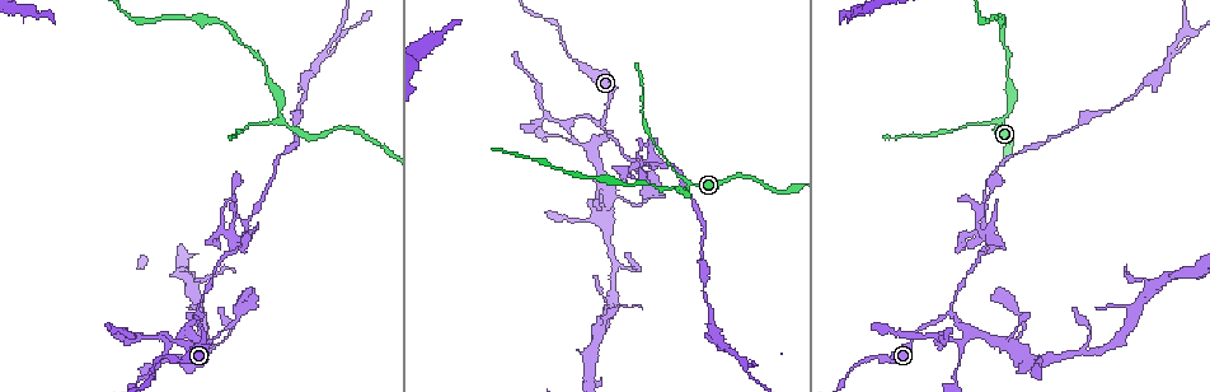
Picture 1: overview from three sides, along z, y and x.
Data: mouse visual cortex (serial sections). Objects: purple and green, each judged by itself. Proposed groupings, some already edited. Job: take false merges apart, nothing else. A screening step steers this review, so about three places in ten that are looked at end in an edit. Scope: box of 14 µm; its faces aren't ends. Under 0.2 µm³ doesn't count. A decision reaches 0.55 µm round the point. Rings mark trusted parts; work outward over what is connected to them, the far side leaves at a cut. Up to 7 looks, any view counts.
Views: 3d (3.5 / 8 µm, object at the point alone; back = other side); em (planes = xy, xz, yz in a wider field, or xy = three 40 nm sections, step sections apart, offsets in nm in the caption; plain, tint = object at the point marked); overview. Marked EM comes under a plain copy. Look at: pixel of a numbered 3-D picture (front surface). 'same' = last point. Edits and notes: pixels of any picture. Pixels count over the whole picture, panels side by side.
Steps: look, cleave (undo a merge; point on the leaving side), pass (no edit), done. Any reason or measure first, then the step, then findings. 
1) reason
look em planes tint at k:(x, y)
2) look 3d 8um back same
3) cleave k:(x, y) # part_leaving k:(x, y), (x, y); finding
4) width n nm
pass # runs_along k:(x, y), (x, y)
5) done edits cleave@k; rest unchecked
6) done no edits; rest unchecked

look 3d 3.5um at 1:(948, 315)

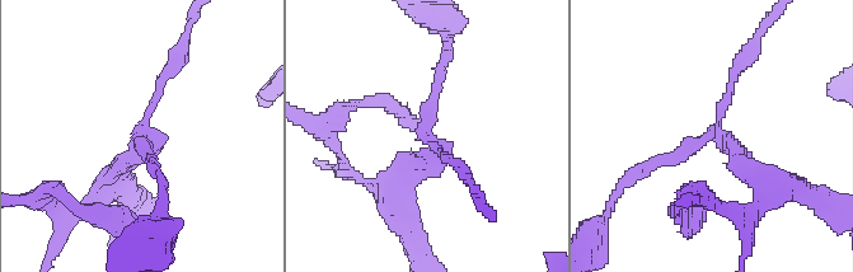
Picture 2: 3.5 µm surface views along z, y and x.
arms 3; arm_widths 150, 150, 200 nm
look em xy step 5 tint at 2:(143, 136)

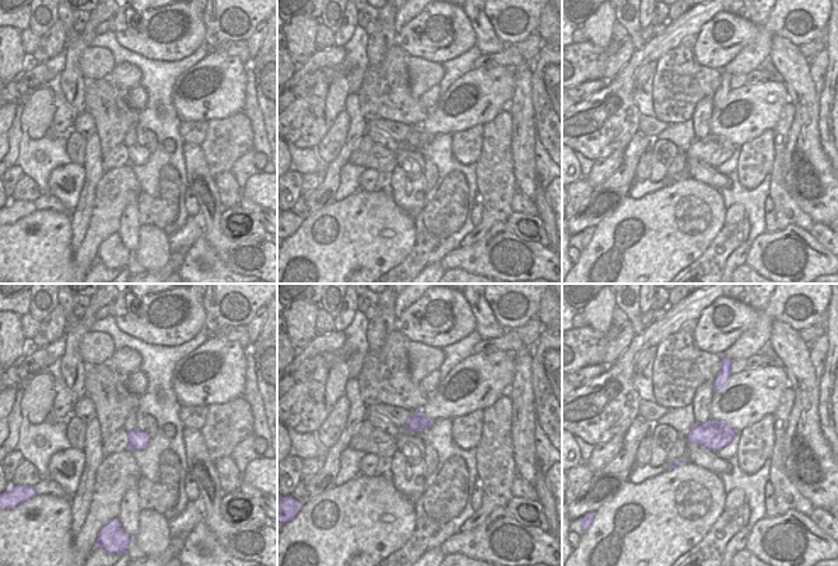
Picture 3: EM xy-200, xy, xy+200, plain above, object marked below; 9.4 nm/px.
width 150 nm
cleave 2:(403, 170) # part_leaving 2:(717, 135), (746, 167), (798, 190); two cells meet here

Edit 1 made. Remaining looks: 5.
look overview

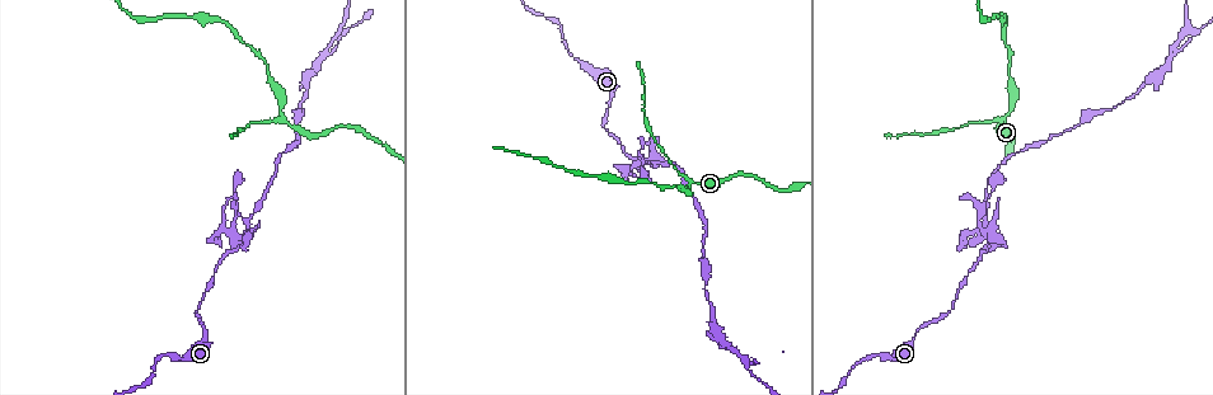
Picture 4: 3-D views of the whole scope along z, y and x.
thick turns thin
look 3d 3.5um at 4:(580, 64)

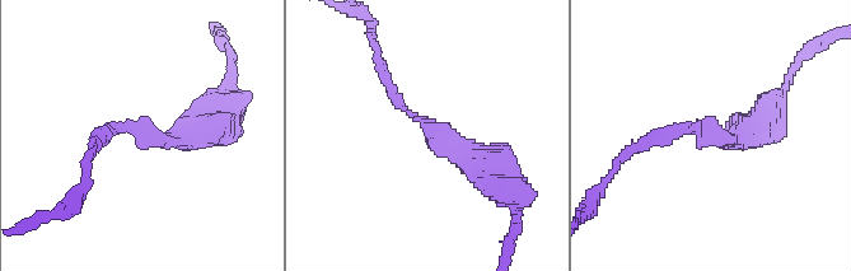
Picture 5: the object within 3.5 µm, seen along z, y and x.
arm_widths 150, 400 nm; now the EM
look em xy step 2 tint at 5:(145, 126)

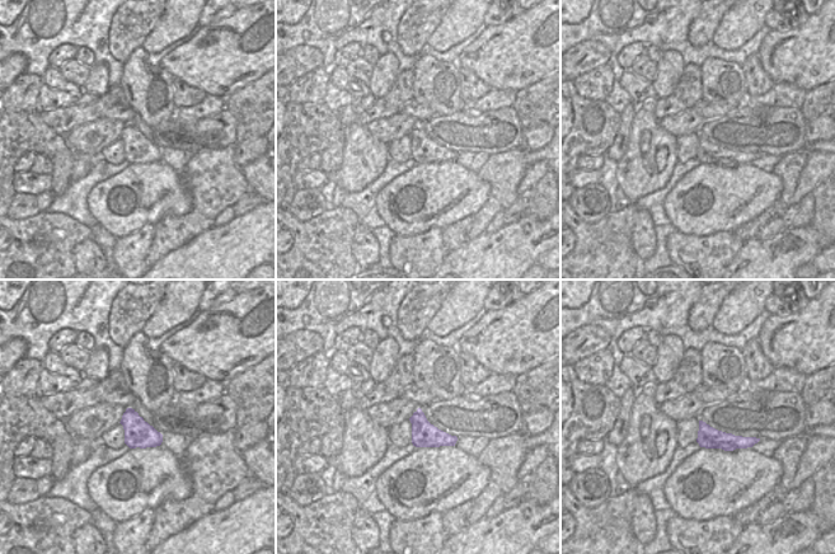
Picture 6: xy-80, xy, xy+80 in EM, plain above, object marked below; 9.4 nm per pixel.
look em xy step 1 tint same

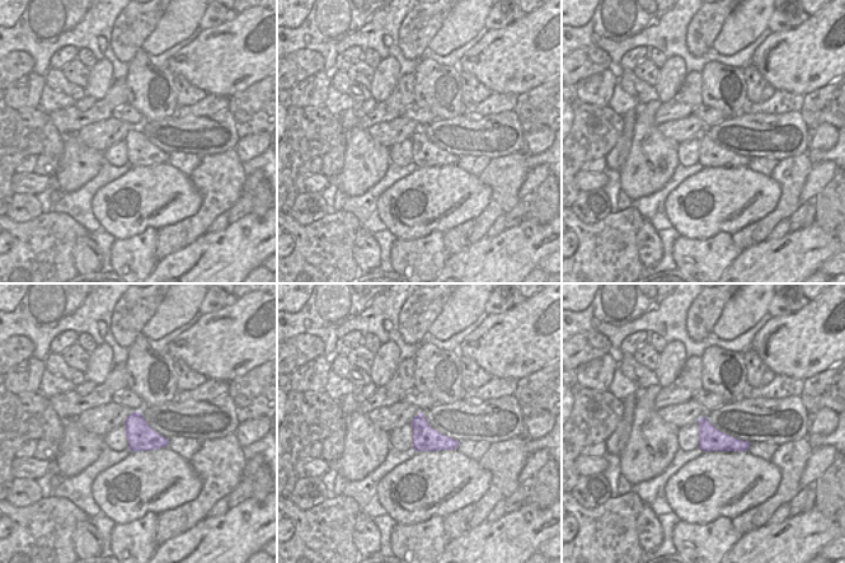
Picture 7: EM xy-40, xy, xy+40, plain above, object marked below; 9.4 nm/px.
pass # runs_along 5:(501, 182), (405, 111), (380, 65); continuous, no second cell

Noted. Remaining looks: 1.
done edits cleave@2; rest unchecked

